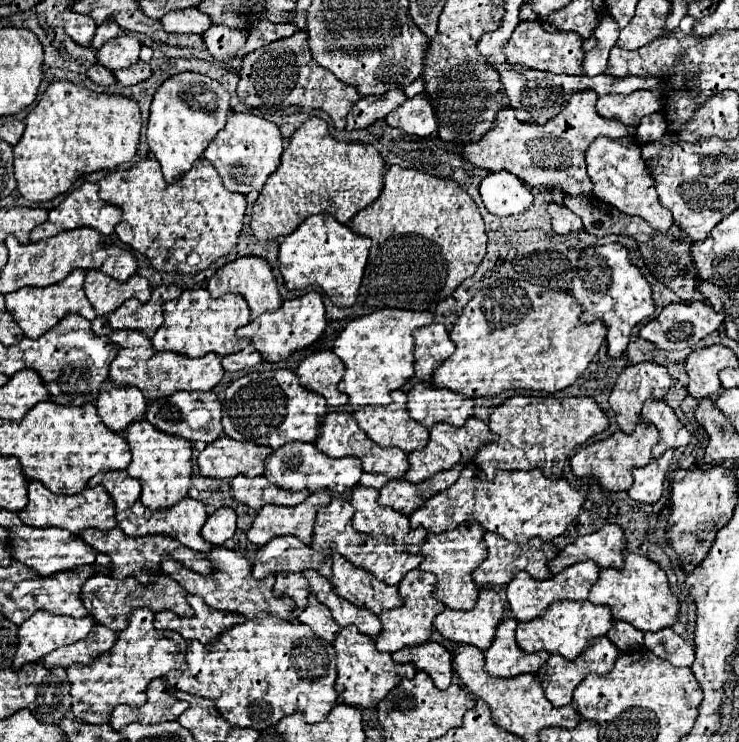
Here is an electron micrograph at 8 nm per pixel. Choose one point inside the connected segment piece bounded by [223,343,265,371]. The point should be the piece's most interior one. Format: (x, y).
(248, 358)

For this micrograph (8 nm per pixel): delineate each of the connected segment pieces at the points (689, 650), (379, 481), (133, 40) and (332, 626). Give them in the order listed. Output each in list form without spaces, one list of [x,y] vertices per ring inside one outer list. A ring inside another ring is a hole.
[[[671,627],[657,633],[645,633],[645,647],[675,667],[689,667],[695,659],[693,647]]]
[[[363,473],[361,479],[359,479],[359,483],[361,483],[361,485],[367,485],[367,487],[377,487],[377,489],[381,489],[383,485],[389,483],[389,477],[381,477],[381,475],[377,475],[377,473]]]
[[[119,35],[113,41],[107,41],[101,49],[97,49],[97,61],[111,71],[119,71],[137,61],[139,51],[141,43],[135,35]]]
[[[309,599],[309,605],[301,611],[301,615],[297,617],[297,621],[309,625],[309,627],[313,629],[313,633],[317,633],[317,637],[321,637],[321,639],[325,639],[325,641],[329,641],[329,643],[333,643],[335,633],[341,629],[341,627],[333,621],[329,609],[327,609],[323,603],[313,601],[313,599]]]

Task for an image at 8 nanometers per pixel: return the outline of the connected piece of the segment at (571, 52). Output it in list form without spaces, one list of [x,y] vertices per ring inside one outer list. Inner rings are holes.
[[[519,21],[517,29],[513,31],[511,39],[507,41],[503,53],[511,65],[525,65],[531,69],[551,71],[551,73],[567,73],[567,75],[579,75],[581,73],[581,61],[585,57],[581,49],[583,39],[577,33],[565,33],[565,31],[545,31],[539,21]]]

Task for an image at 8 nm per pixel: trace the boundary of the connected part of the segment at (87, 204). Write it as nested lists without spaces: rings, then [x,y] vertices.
[[[87,181],[81,187],[73,189],[55,209],[49,211],[49,219],[45,223],[37,225],[37,229],[33,229],[31,241],[47,239],[47,237],[53,237],[53,235],[57,235],[61,231],[69,231],[69,229],[75,229],[75,227],[81,227],[81,225],[93,227],[103,235],[111,235],[117,221],[121,221],[121,209],[117,209],[117,205],[109,205],[107,201],[99,199],[97,191],[99,191],[99,185],[97,183],[87,183]]]

